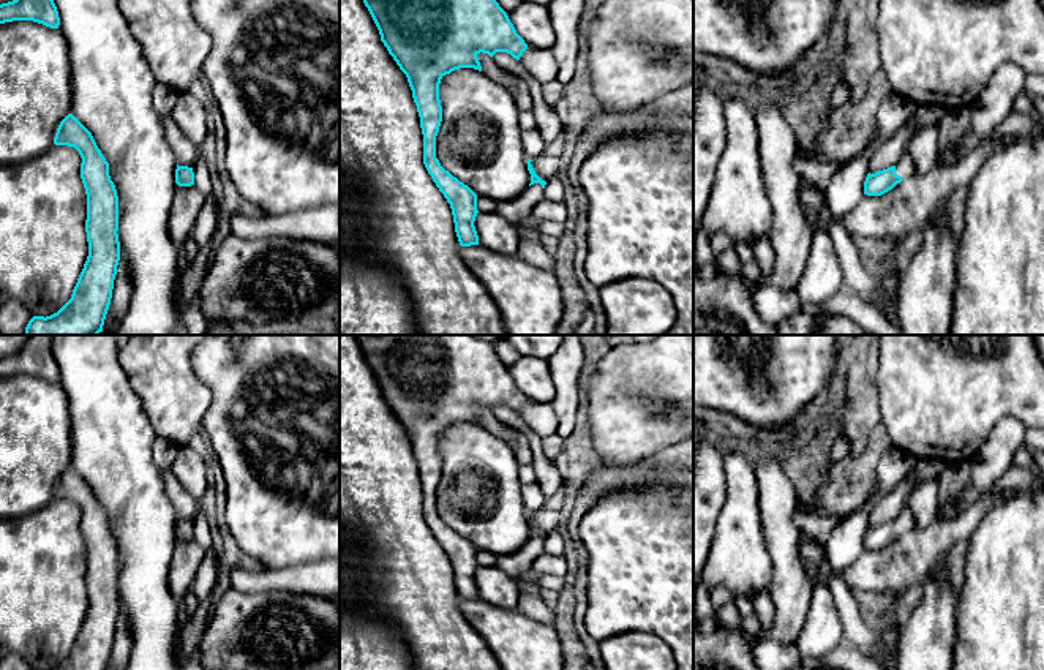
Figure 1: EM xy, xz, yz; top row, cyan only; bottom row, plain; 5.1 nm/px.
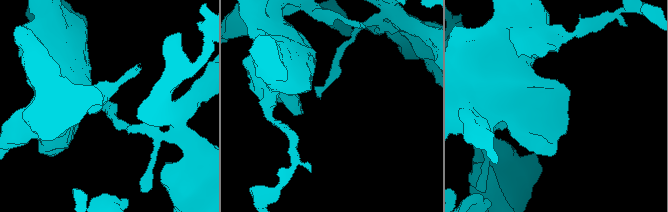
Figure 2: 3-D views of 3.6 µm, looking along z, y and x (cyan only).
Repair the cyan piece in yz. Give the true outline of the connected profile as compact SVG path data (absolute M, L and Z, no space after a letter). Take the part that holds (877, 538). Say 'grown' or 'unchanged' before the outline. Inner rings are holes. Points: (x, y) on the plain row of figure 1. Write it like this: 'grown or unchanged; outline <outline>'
grown; outline M905 507L896 520L875 528L869 526L864 536L864 548L881 550L911 529L914 529L914 520L910 509Z

